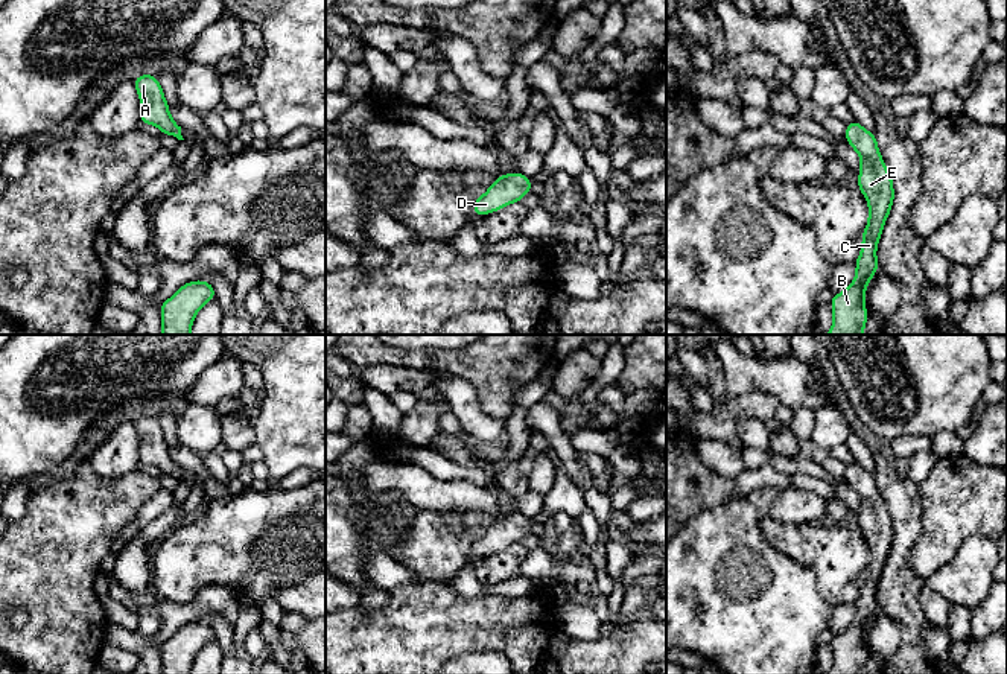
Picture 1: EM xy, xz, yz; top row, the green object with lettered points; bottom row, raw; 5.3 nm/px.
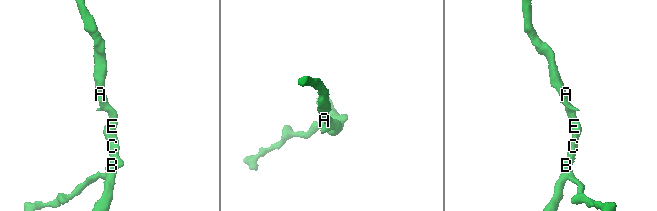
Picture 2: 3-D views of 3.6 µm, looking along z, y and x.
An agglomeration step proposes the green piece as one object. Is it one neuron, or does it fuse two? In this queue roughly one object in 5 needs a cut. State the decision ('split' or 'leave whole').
leave whole

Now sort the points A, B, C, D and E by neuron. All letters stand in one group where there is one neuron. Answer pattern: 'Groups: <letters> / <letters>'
Groups: A B C D E

